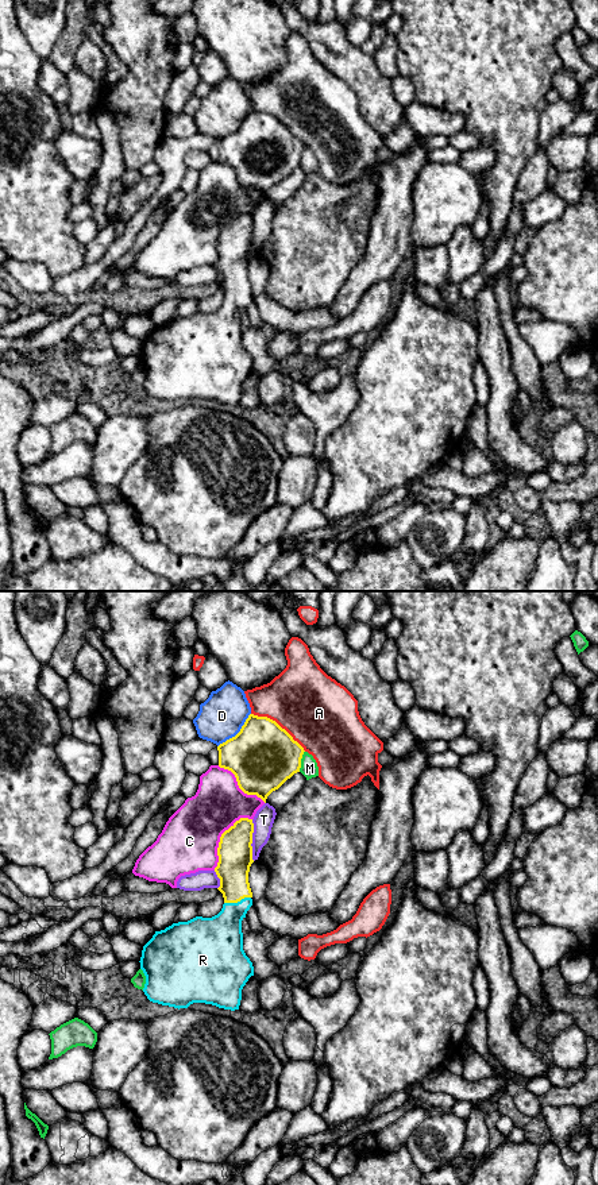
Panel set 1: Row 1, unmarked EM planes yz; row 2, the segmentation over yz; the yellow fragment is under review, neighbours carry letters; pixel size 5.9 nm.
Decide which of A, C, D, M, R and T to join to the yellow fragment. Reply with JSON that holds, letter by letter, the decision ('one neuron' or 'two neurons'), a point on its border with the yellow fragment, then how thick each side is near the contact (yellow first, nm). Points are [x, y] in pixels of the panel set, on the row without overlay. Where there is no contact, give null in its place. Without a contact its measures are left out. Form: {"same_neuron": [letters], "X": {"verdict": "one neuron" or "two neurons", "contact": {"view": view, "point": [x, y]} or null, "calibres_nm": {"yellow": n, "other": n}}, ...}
{"same_neuron": ["R"], "A": {"verdict": "two neurons", "contact": {"view": "yz", "point": [277, 119]}, "calibres_nm": {"yellow": 400, "other": 420}}, "C": {"verdict": "two neurons", "contact": {"view": "yz", "point": [220, 232]}, "calibres_nm": {"yellow": 200, "other": 340}}, "D": {"verdict": "two neurons", "contact": {"view": "yz", "point": [238, 128]}, "calibres_nm": {"yellow": 400, "other": 280}}, "M": {"verdict": "two neurons", "contact": {"view": "yz", "point": [300, 157]}, "calibres_nm": {"yellow": 400, "other": 100}}, "R": {"verdict": "one neuron", "contact": {"view": "yz", "point": [236, 297]}, "calibres_nm": {"yellow": 190, "other": 280}}, "T": {"verdict": "two neurons", "contact": {"view": "yz", "point": [251, 235]}, "calibres_nm": {"yellow": 200, "other": 120}}}

